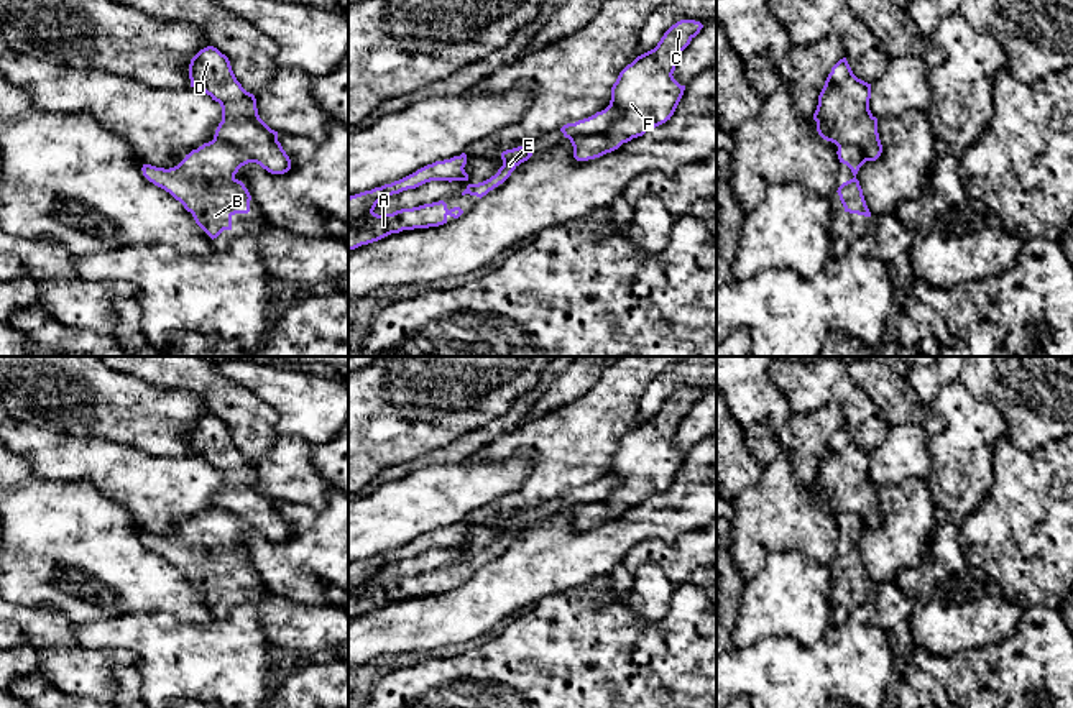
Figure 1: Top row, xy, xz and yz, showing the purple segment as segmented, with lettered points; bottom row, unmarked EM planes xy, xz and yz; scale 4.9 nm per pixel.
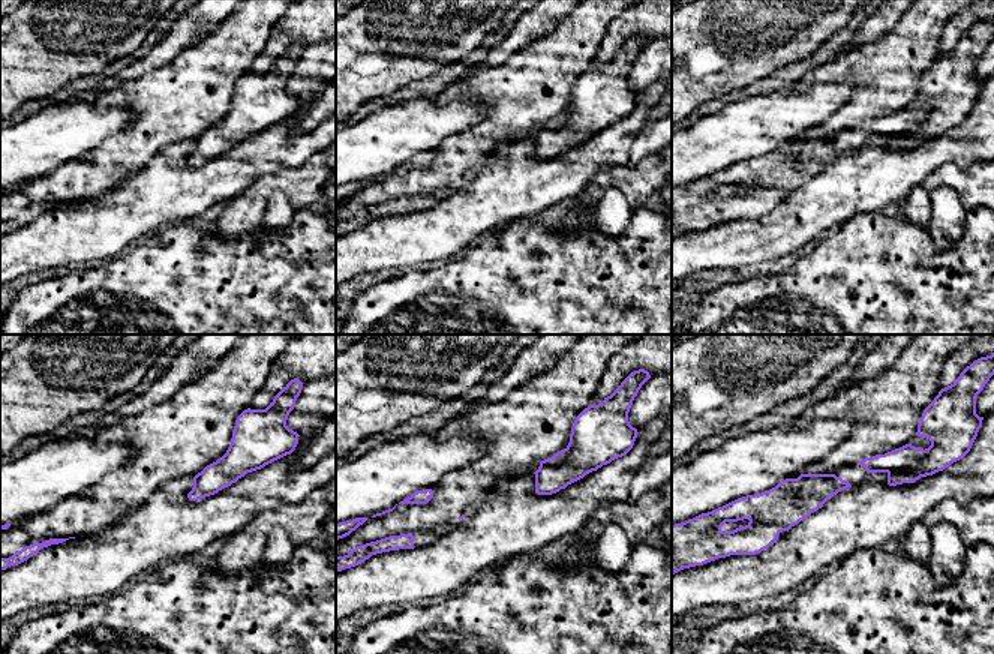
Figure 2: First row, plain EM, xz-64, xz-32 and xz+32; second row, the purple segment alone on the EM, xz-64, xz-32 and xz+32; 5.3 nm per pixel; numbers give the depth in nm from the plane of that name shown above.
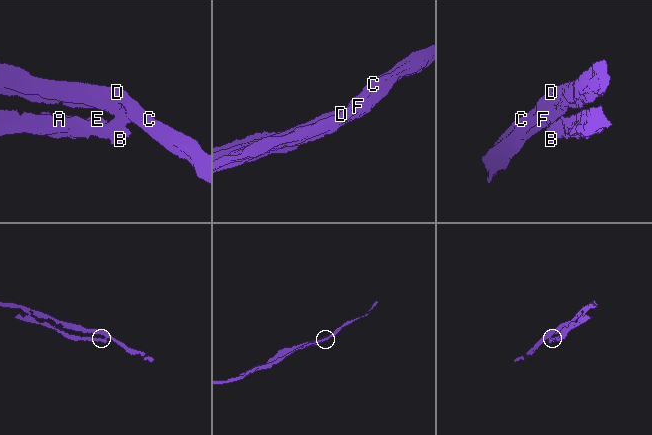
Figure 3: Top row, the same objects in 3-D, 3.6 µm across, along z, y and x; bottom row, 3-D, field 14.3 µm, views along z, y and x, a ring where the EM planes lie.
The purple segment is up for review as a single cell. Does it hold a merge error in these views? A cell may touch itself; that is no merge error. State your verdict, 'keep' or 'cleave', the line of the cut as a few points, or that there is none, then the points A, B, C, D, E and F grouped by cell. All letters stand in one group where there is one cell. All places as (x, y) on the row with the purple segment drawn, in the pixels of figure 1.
cleave; cut xz (618, 114), (607, 128), (594, 133), (577, 133), (569, 138); groups A B E / C D F

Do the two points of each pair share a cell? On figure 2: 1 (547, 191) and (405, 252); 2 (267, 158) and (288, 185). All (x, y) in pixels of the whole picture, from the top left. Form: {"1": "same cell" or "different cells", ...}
{"1": "same cell", "2": "different cells"}

